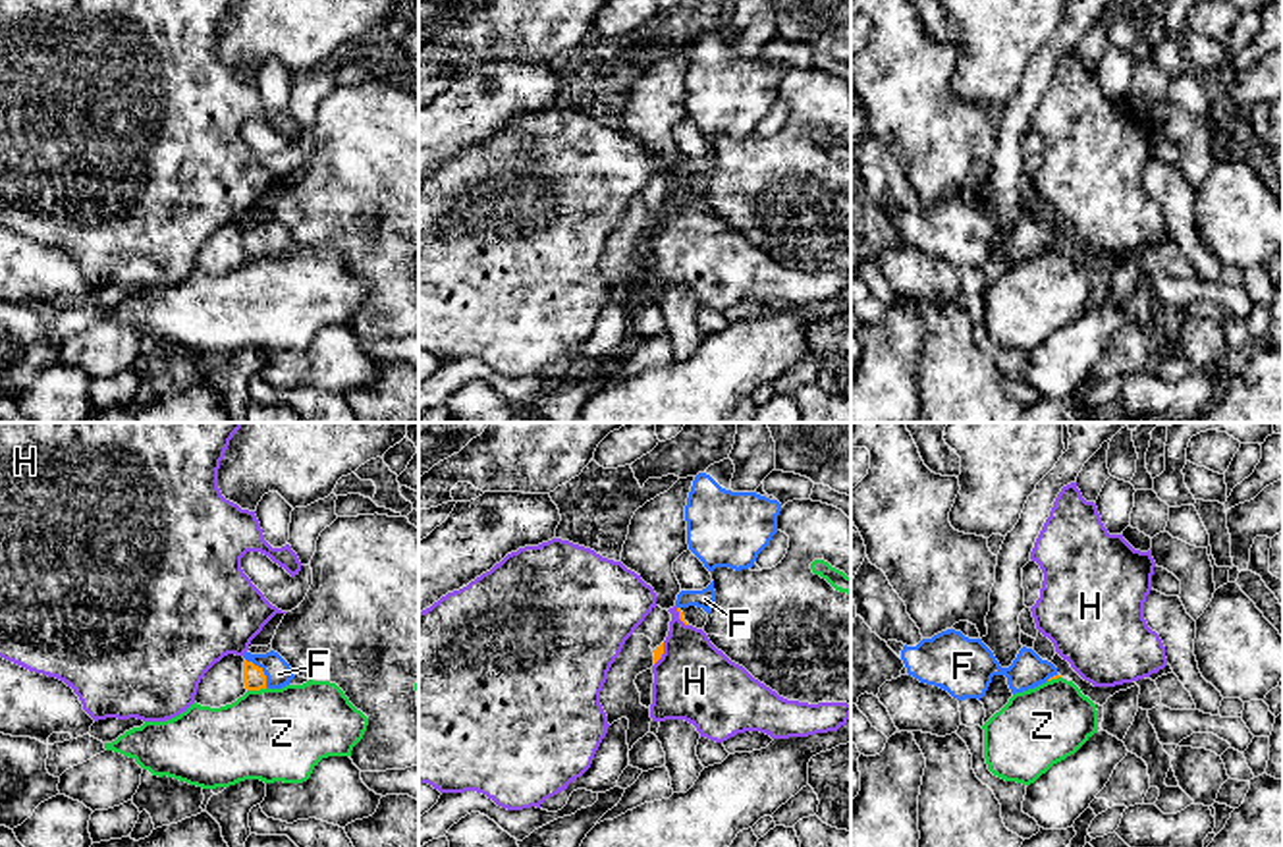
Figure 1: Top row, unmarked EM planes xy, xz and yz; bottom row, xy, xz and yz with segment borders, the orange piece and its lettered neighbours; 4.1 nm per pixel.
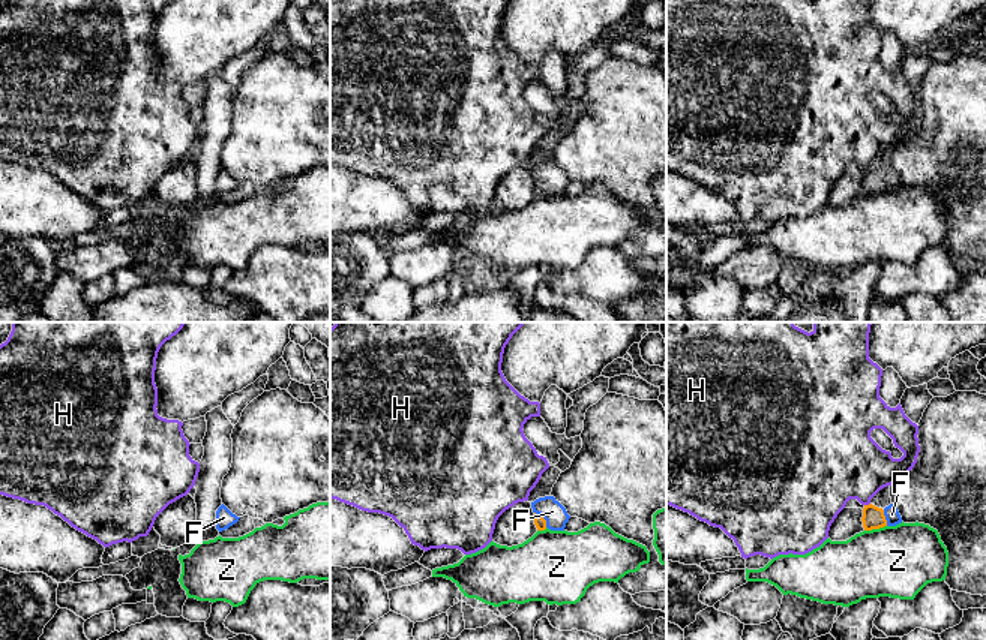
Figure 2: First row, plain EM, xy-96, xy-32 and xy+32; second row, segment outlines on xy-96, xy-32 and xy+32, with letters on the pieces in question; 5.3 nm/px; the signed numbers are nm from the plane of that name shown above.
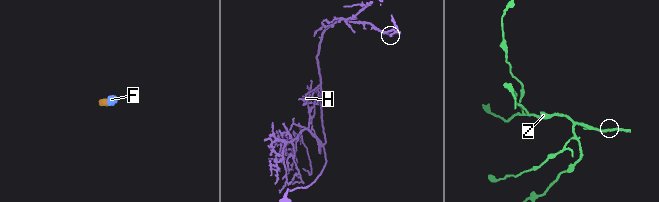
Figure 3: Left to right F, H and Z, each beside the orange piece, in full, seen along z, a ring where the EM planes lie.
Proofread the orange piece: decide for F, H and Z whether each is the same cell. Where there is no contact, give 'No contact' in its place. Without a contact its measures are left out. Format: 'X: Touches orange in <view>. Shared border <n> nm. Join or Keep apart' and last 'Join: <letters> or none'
F: Touches orange in xy. Shared border 150 nm. Join
H: Touches orange in xz. Shared border 100 nm. Keep apart
Z: Touches orange in xy. Shared border 90 nm. Keep apart
Join: F

